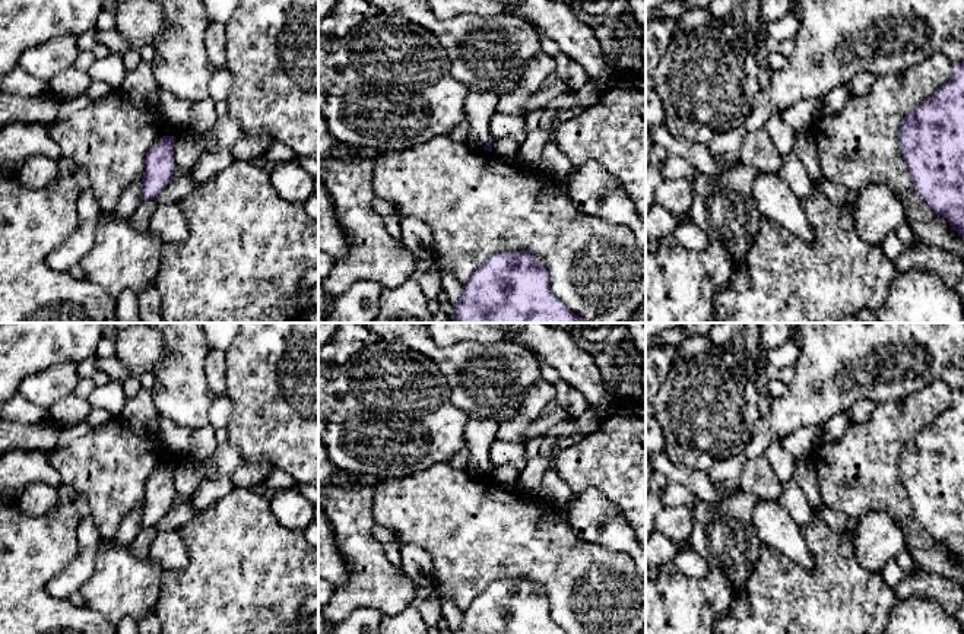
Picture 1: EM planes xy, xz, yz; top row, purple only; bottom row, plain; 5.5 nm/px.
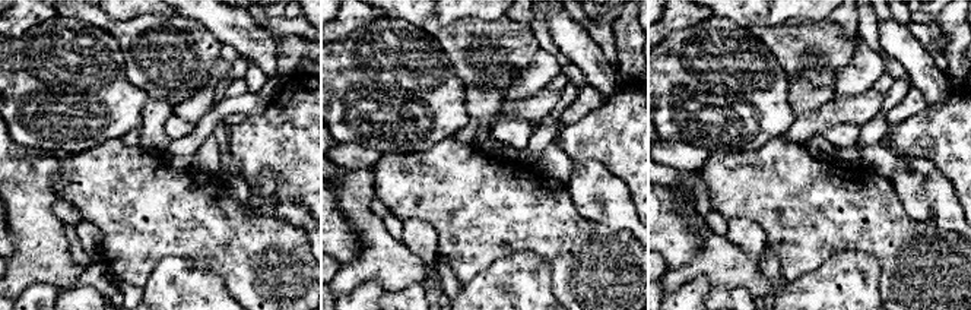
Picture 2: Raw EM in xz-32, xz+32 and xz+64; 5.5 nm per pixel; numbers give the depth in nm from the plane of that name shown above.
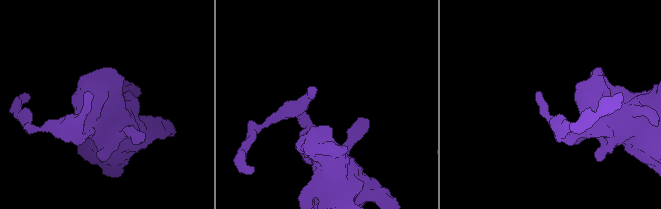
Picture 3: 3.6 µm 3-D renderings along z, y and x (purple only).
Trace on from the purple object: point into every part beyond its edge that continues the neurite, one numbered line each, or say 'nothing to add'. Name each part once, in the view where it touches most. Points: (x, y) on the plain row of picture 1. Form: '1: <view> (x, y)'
nothing to add

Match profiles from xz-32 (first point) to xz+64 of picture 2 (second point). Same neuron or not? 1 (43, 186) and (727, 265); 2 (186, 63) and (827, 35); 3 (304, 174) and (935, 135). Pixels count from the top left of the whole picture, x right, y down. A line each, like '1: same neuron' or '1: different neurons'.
1: same neuron
2: same neuron
3: same neuron

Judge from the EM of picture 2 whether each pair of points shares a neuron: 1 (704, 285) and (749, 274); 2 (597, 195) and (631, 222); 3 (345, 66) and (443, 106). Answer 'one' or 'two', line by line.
1: two
2: one
3: one

